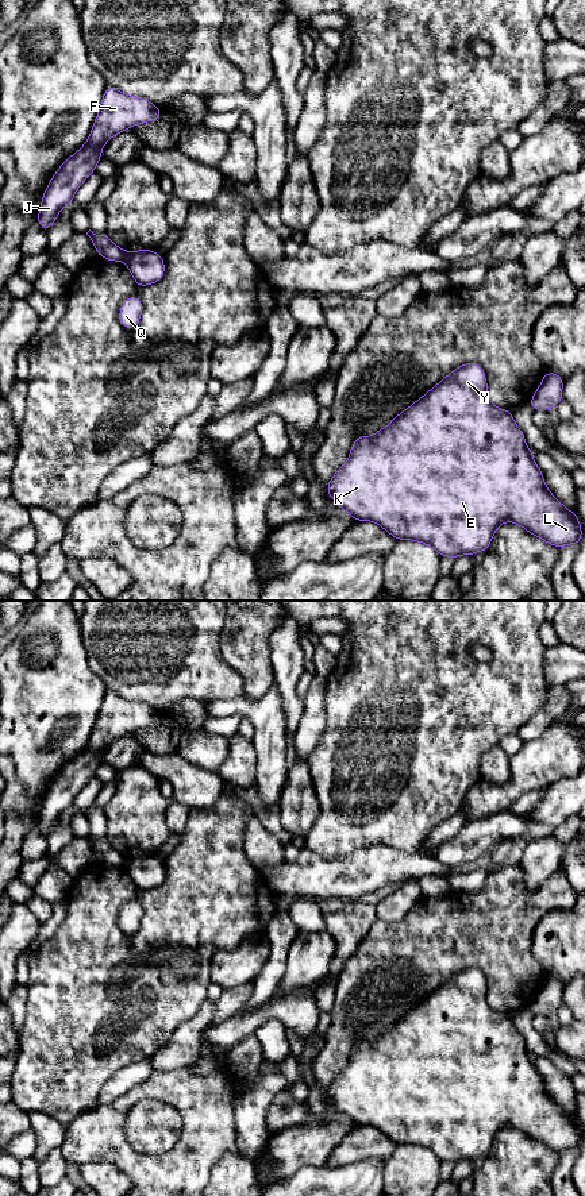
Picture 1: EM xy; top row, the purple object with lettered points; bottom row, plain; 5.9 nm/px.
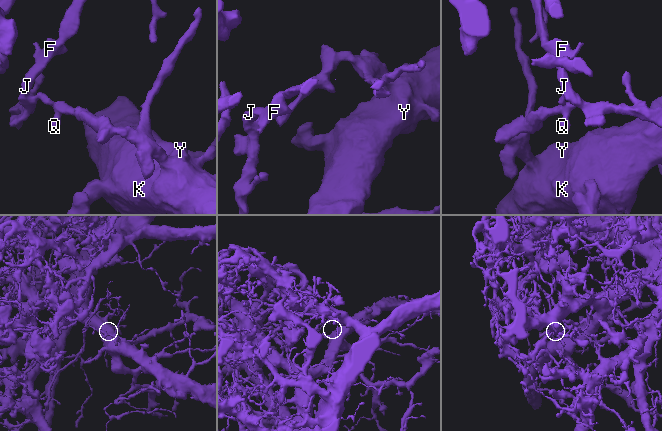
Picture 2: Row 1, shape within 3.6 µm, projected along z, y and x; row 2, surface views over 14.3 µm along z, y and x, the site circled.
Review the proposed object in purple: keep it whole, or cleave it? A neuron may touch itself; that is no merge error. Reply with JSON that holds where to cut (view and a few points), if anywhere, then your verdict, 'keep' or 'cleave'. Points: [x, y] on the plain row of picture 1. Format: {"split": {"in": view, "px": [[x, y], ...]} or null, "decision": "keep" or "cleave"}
{"split": {"in": "xy", "px": [[127, 857], [123, 865]]}, "decision": "cleave"}

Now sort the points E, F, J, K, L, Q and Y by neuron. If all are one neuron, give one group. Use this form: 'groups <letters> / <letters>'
groups E K L Q Y / F J

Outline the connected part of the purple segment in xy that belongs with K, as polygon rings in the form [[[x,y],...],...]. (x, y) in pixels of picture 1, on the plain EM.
[[[474,967],[454,973],[376,1039],[358,1041],[351,1049],[347,1066],[328,1085],[327,1099],[354,1126],[373,1126],[396,1145],[428,1149],[442,1162],[455,1164],[485,1157],[496,1134],[508,1126],[557,1153],[580,1149],[582,1145],[577,1119],[547,1093],[512,1016],[497,1012],[489,1006],[485,976]]]

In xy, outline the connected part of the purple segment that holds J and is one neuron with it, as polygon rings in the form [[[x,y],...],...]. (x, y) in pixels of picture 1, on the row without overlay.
[[[107,690],[88,745],[58,772],[43,796],[36,827],[49,836],[61,814],[74,807],[76,795],[95,778],[104,749],[132,730],[157,725],[163,715],[150,705],[122,698]]]

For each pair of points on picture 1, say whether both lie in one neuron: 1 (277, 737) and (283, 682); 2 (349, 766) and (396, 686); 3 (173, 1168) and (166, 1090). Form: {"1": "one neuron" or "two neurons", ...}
{"1": "two neurons", "2": "one neuron", "3": "one neuron"}

